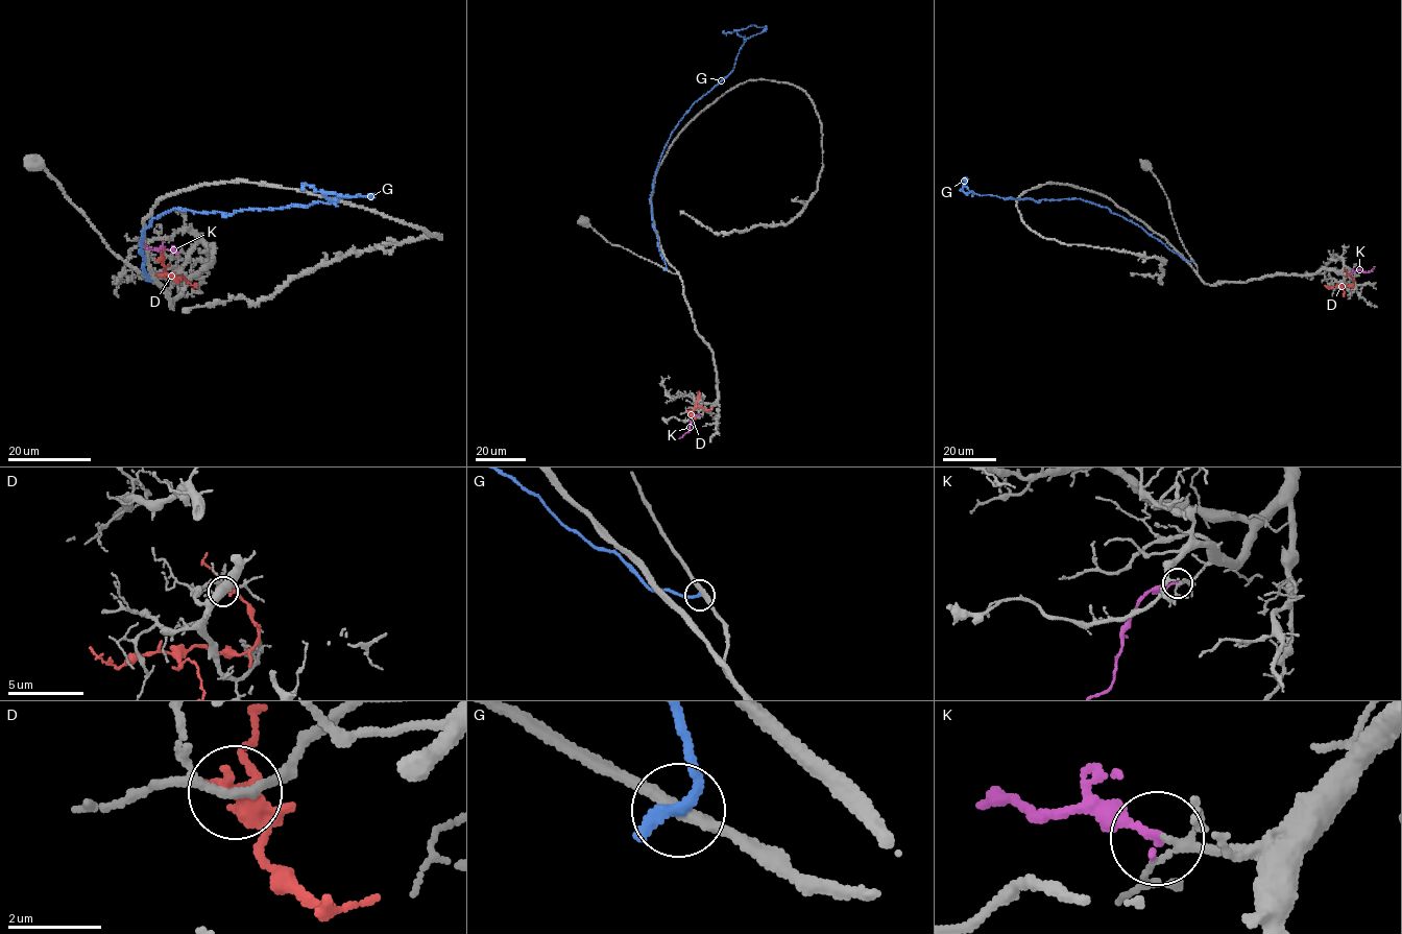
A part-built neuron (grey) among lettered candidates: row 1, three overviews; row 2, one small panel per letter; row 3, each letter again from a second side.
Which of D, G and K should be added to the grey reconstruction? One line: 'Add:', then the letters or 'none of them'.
Add: K

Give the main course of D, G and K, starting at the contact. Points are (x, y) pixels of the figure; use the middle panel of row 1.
D: (689, 413), (694, 418), (693, 410), (697, 407), (712, 408)
G: (666, 269), (650, 195), (661, 152), (693, 103), (731, 71), (747, 39), (767, 27), (724, 30)
K: (700, 414), (694, 417), (690, 430), (678, 438)

